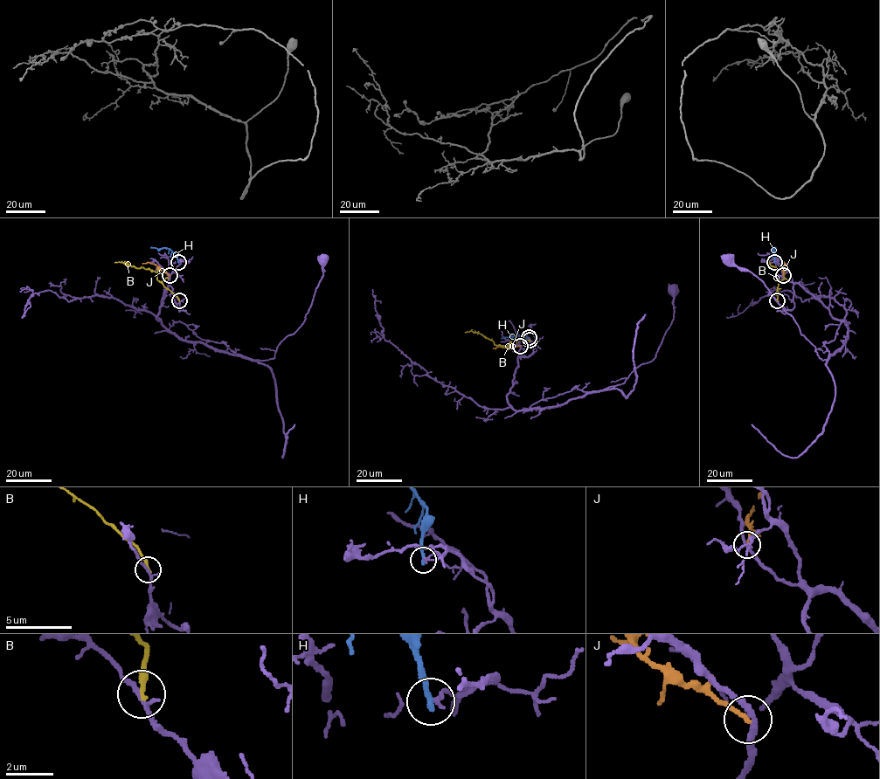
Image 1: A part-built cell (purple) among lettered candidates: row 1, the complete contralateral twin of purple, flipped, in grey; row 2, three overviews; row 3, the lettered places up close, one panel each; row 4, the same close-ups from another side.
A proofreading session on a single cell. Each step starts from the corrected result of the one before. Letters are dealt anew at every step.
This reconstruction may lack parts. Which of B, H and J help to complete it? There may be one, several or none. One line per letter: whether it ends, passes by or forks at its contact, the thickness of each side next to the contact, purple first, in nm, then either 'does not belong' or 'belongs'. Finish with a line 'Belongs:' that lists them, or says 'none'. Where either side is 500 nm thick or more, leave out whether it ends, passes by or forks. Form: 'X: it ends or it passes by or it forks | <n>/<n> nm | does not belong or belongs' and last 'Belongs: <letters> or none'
B: it ends | 170/260 nm | does not belong
H: it ends | 160/280 nm | does not belong
J: it ends | 240/200 nm | does not belong
Belongs: none

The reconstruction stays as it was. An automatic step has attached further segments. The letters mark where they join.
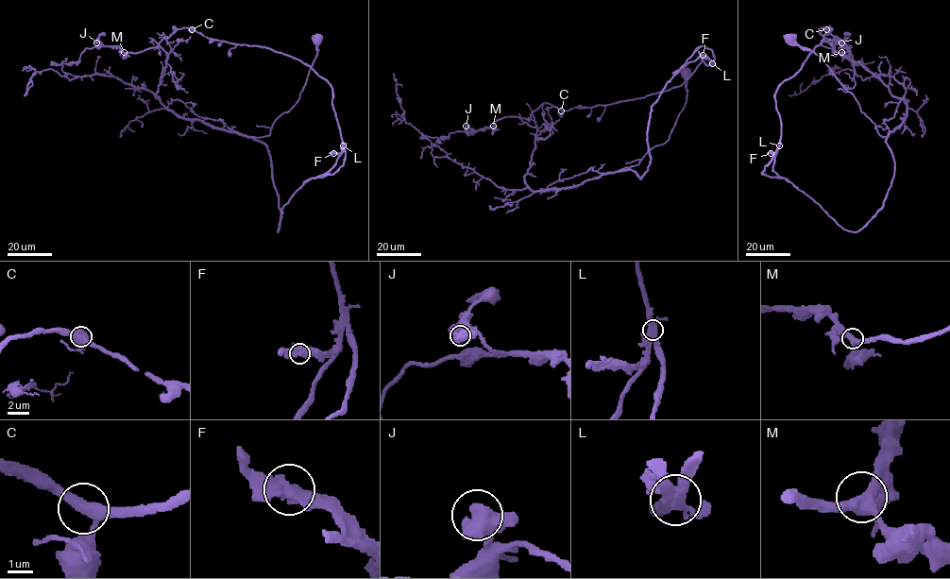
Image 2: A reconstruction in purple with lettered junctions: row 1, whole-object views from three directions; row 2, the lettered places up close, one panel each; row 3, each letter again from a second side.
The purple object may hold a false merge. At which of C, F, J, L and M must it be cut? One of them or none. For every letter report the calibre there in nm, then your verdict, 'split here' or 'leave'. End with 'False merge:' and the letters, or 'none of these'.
C: 380 nm thick; leave
F: 440 nm thick; leave
J: 480 nm thick; leave
L: 440 nm thick; split here
M: 400 nm thick; leave
False merge: L

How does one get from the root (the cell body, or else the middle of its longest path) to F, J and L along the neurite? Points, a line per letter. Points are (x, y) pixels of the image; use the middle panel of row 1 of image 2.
F: (686, 74), (687, 102), (669, 138), (621, 170), (640, 178), (647, 170), (651, 107), (703, 55)
J: (686, 74), (669, 138), (621, 169), (640, 178), (651, 107), (708, 59), (642, 97), (466, 126)
L: (686, 74), (669, 138), (621, 170), (647, 170), (651, 107), (666, 83), (700, 57), (712, 63)

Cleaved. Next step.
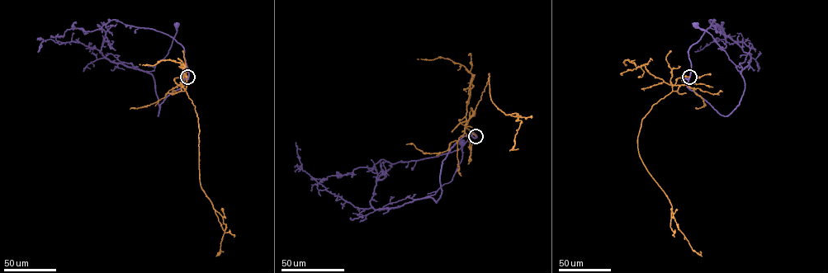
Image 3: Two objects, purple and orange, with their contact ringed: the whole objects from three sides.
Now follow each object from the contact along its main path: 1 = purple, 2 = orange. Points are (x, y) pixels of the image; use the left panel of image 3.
1: (187, 77), (186, 83), (160, 105), (158, 116), (154, 81), (146, 71), (153, 71), (167, 54), (176, 24)
2: (187, 77), (176, 77), (174, 82), (195, 106), (199, 129), (199, 181), (225, 225), (217, 255), (223, 251)

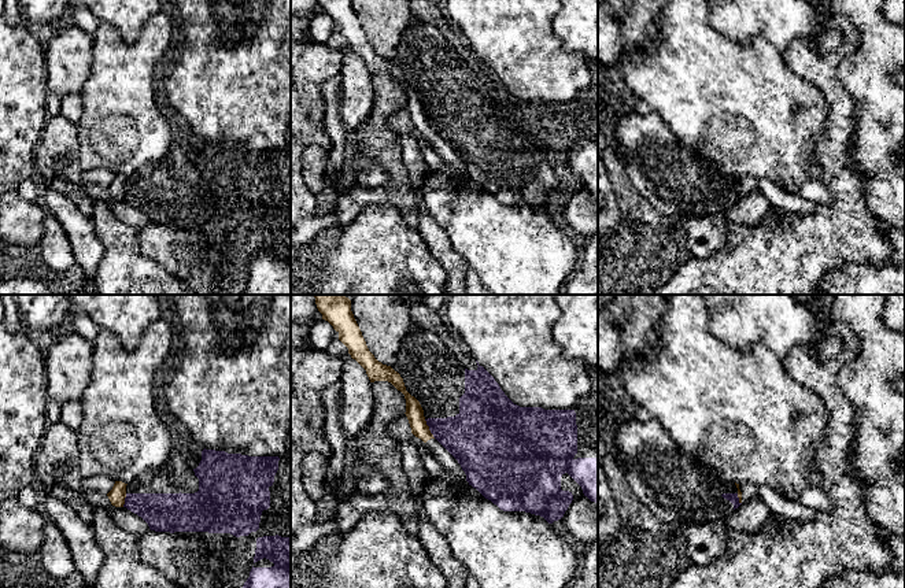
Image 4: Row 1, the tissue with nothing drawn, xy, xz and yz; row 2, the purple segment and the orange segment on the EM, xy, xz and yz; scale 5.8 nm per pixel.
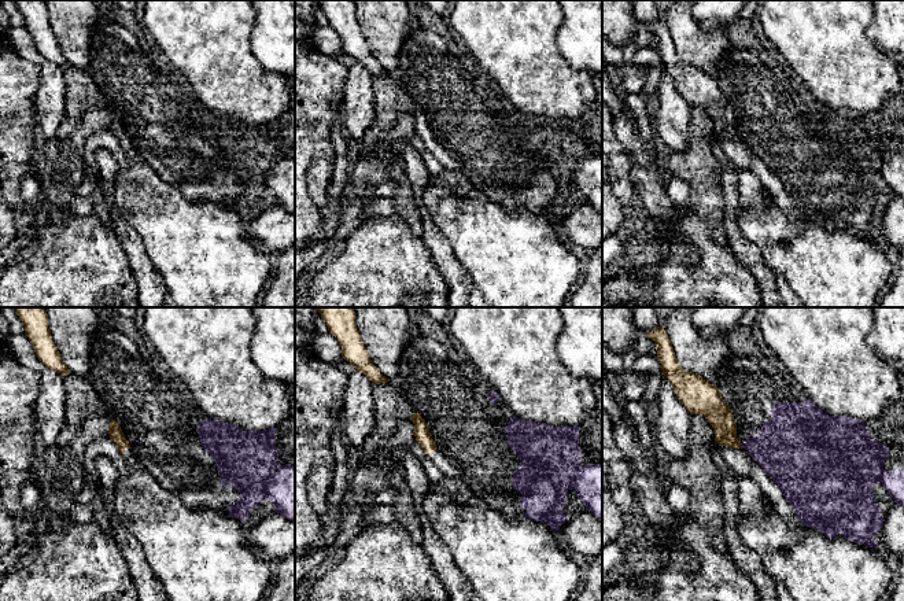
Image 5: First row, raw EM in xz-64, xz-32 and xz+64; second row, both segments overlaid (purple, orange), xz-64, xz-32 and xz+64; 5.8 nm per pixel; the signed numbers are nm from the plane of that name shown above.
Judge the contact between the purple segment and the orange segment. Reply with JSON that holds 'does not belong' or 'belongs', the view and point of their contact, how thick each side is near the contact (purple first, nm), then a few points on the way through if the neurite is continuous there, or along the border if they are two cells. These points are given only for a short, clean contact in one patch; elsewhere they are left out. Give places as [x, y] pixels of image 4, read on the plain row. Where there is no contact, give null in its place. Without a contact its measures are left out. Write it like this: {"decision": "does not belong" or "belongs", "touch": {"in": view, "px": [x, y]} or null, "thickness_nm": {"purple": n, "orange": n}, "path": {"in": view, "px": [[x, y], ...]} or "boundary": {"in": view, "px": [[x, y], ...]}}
{"decision": "does not belong", "touch": {"in": "xz", "px": [429, 122]}, "thickness_nm": {"purple": 300, "orange": 110}, "boundary": {"in": "xz", "px": [[424, 113], [435, 130]]}}

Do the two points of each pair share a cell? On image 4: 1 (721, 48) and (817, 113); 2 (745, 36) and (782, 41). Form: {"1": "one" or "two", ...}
{"1": "one", "2": "one"}

